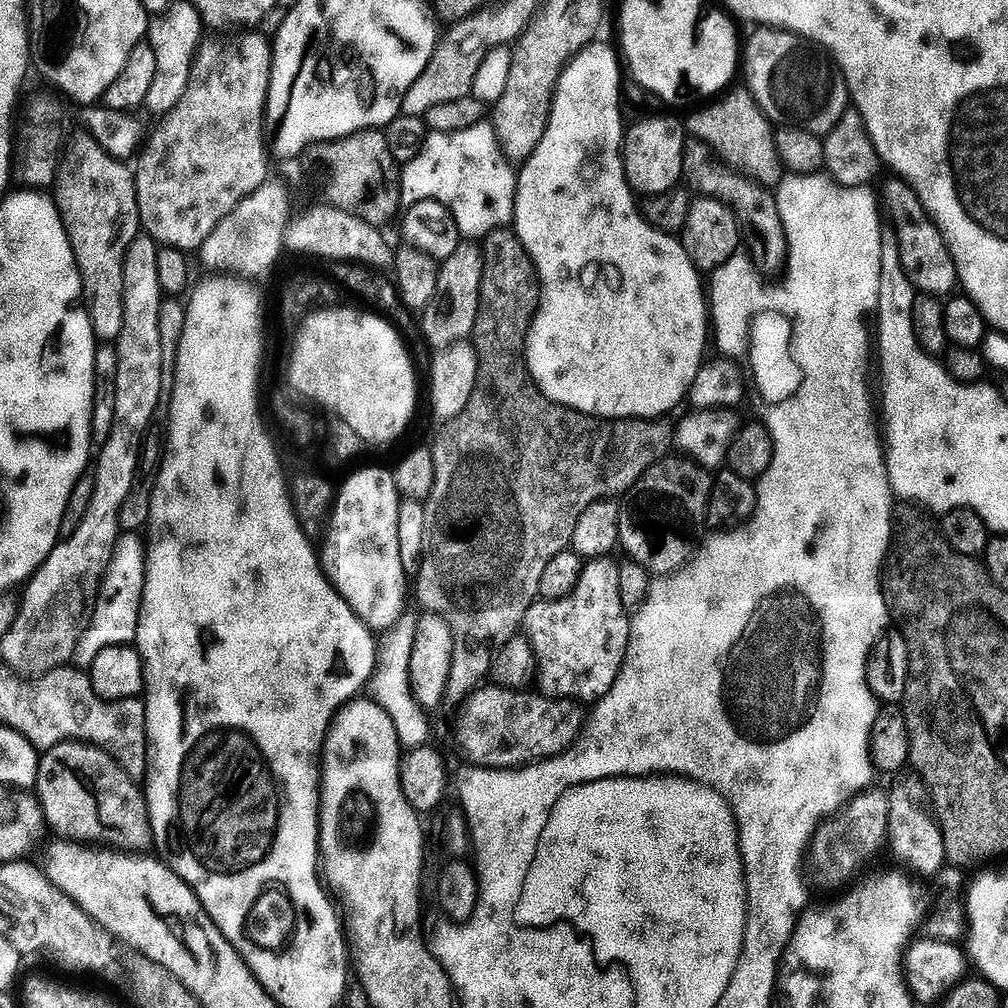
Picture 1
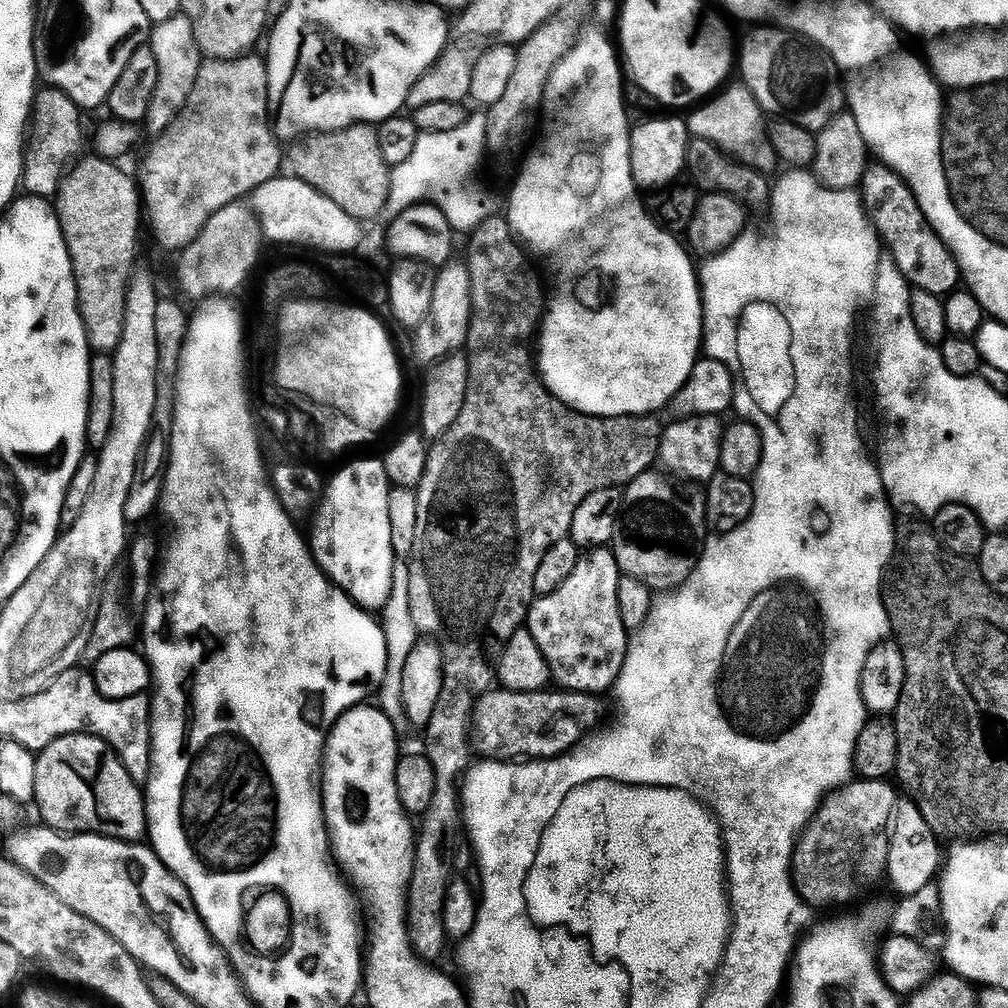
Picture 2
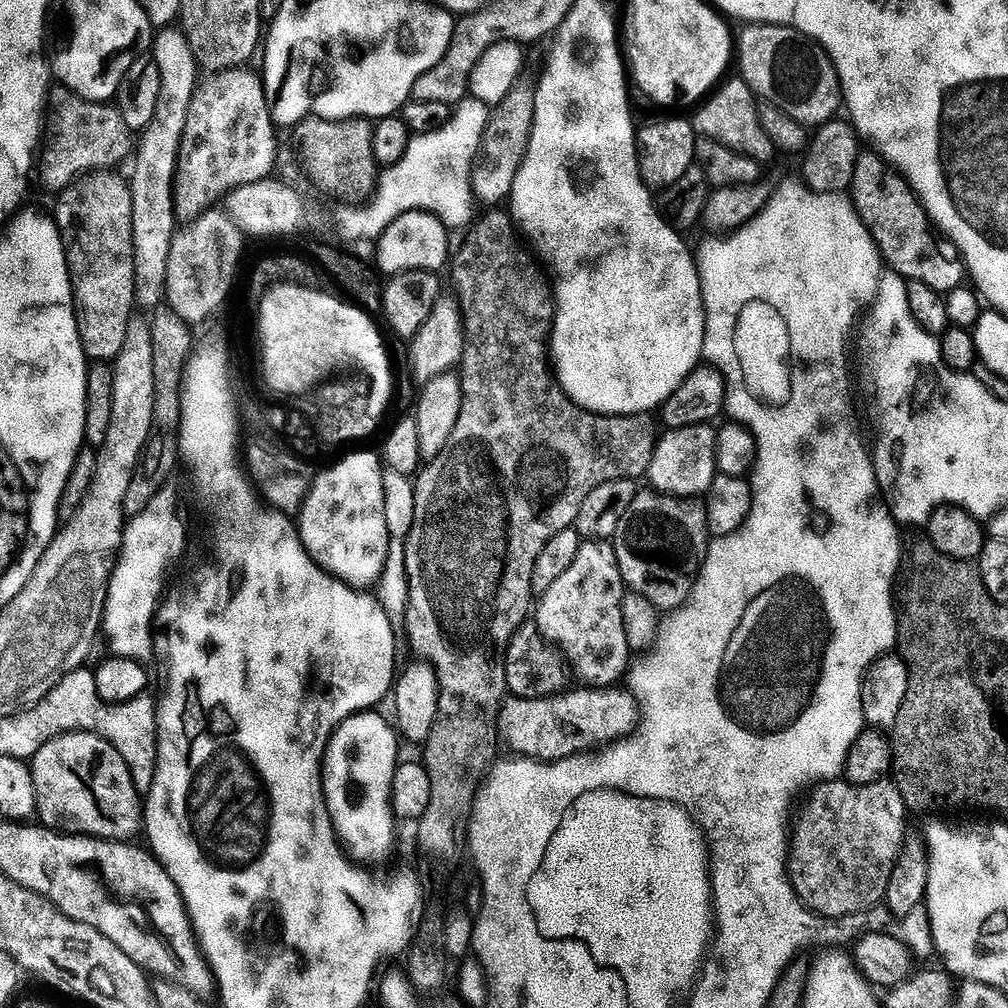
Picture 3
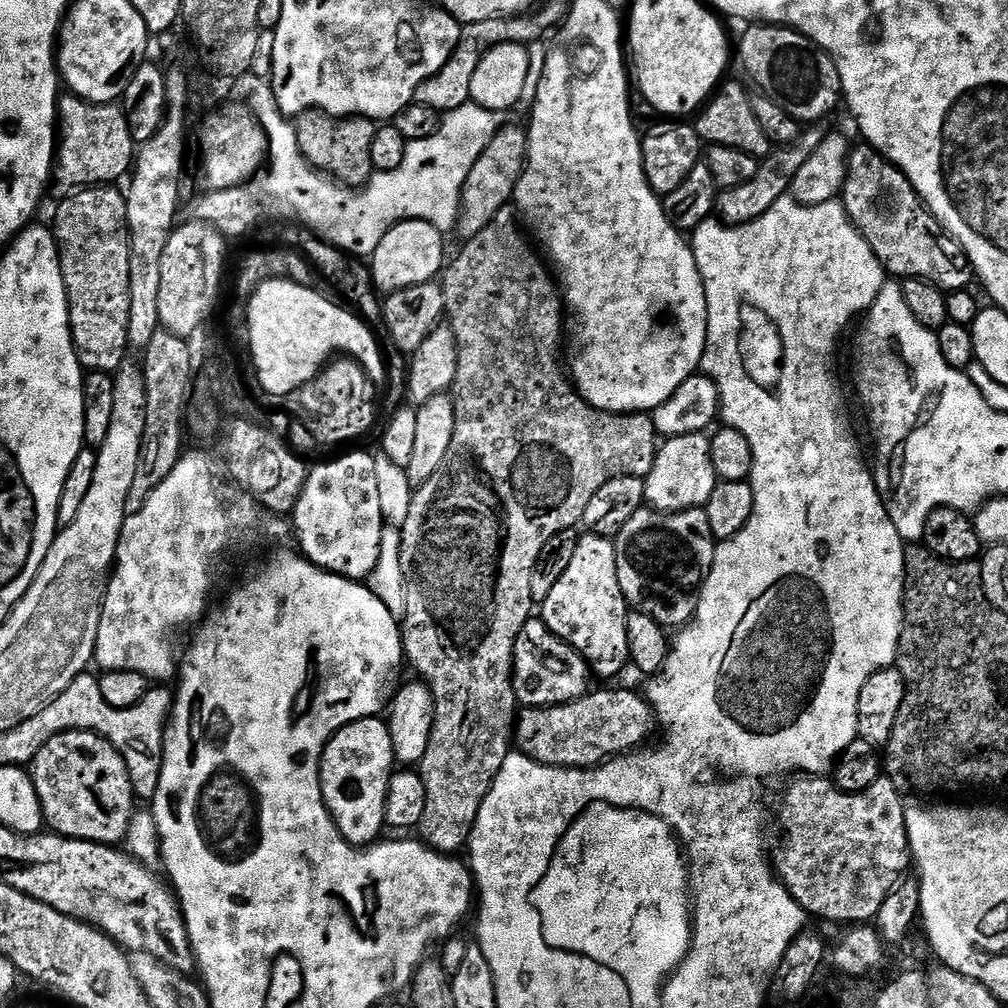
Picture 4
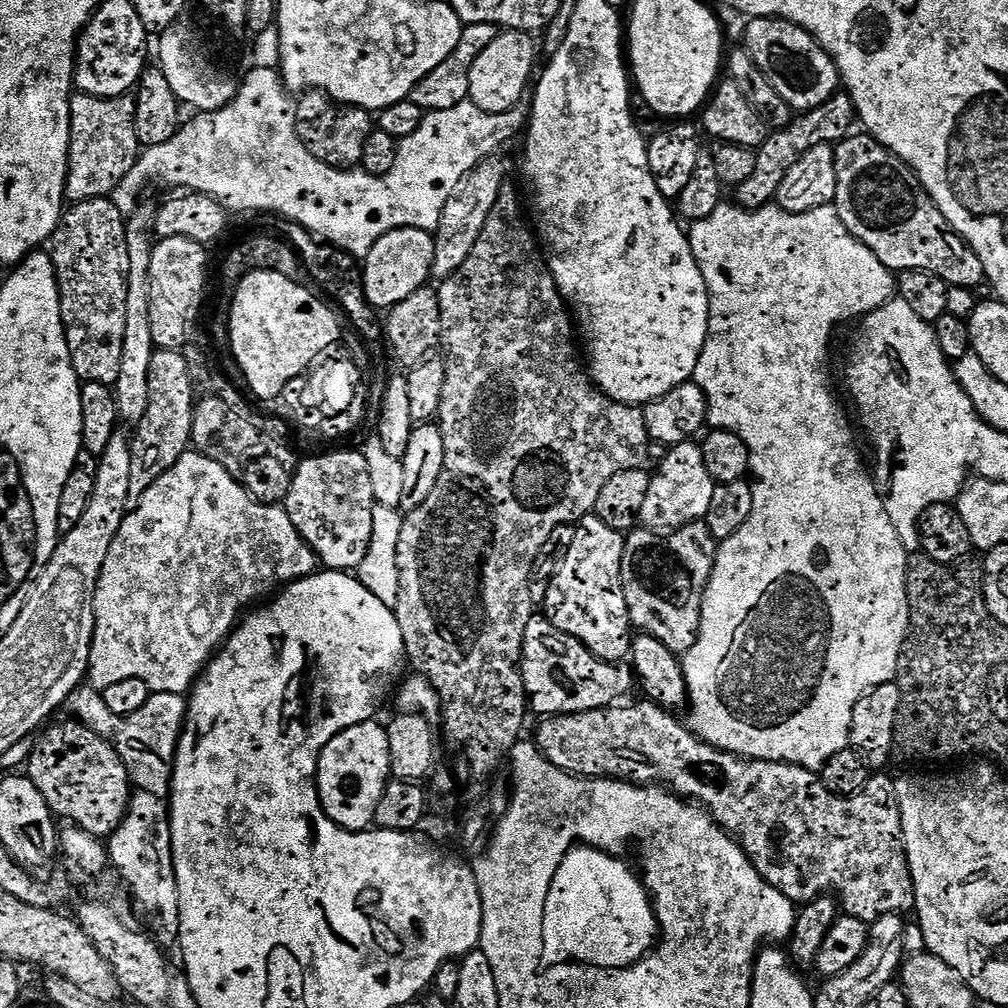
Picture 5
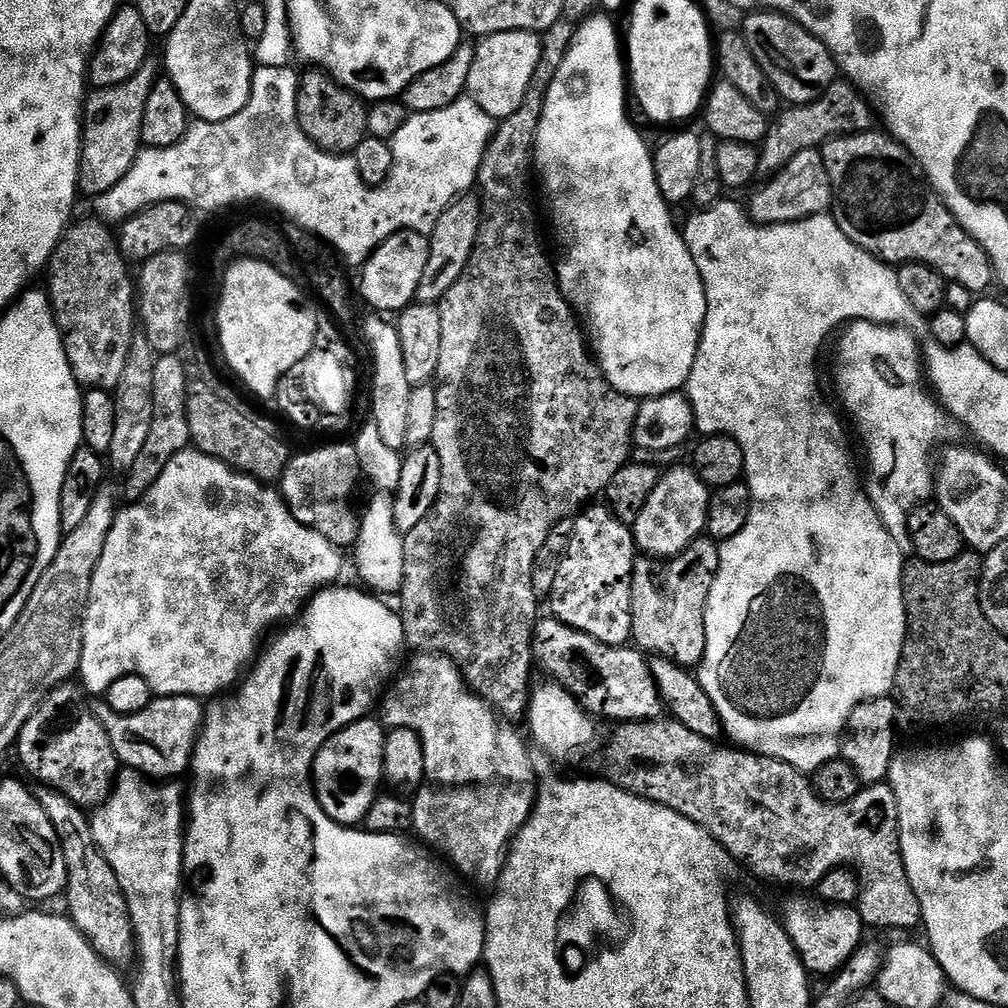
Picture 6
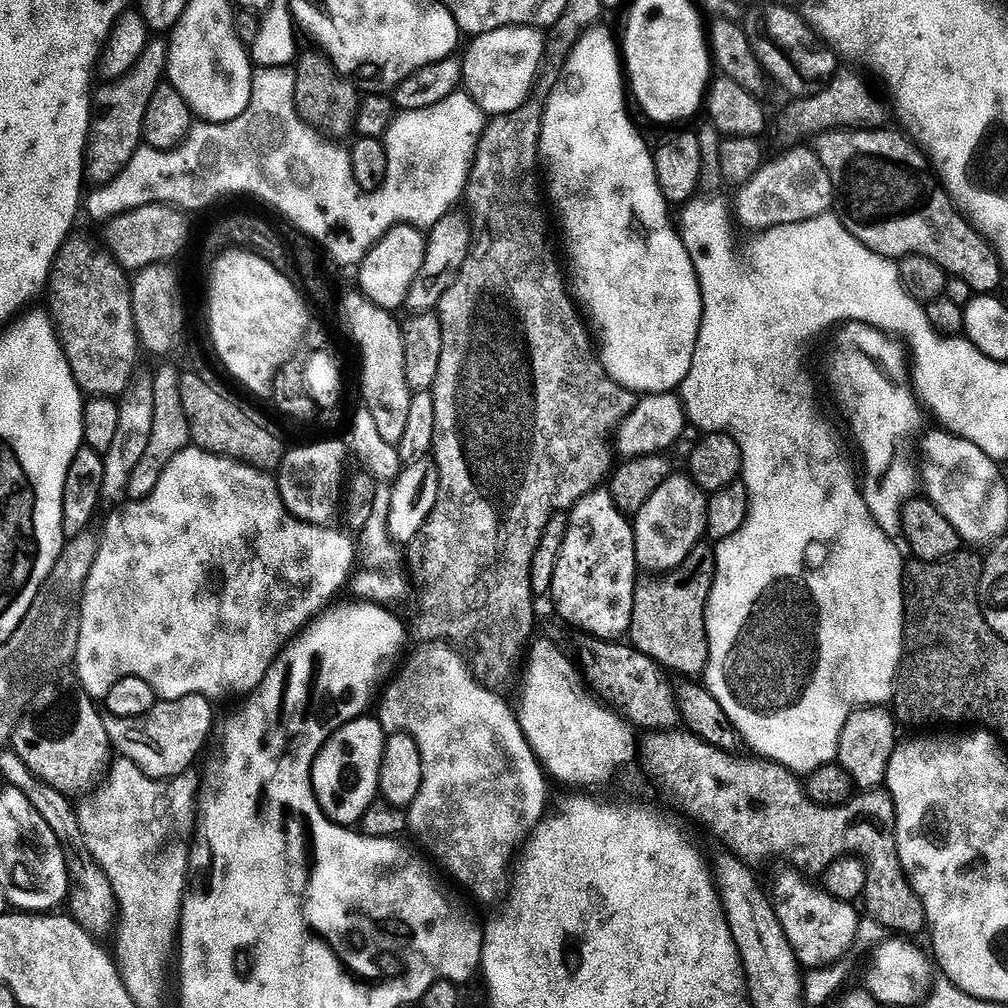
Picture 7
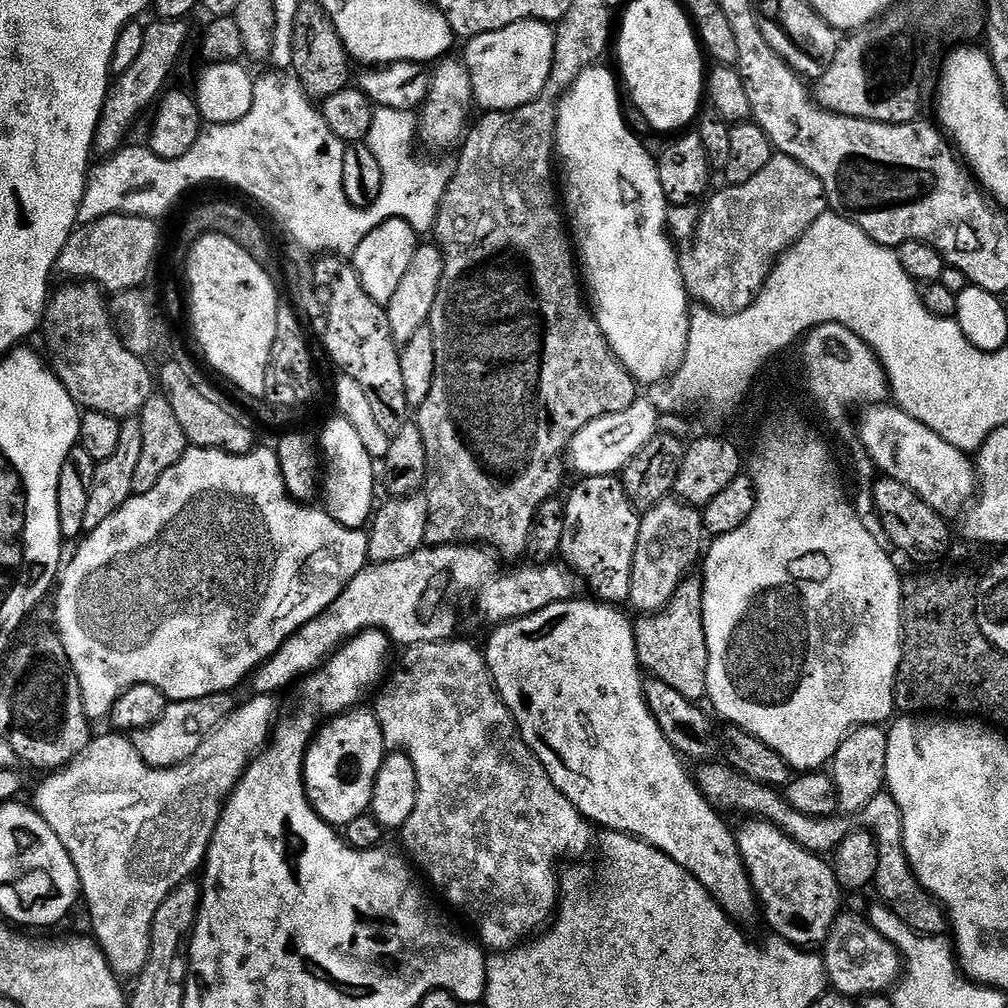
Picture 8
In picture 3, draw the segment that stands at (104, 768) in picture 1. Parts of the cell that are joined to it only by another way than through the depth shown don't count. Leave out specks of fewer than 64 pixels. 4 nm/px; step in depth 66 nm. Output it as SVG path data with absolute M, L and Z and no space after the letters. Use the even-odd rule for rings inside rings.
M67 732L65 736L46 742L42 750L32 757L30 767L36 791L36 816L44 827L63 834L123 842L131 841L131 836L141 831L141 793L134 786L122 754L118 754L118 750L114 750L114 746L110 746L110 742L101 736L93 736L90 732Z

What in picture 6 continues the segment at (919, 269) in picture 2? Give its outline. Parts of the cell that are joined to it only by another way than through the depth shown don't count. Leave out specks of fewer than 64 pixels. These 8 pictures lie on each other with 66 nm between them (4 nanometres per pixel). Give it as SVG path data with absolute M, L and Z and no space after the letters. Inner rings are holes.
M883 131L858 132L838 136L823 145L824 165L830 174L834 197L834 219L840 228L871 256L889 266L928 264L953 285L961 284L968 292L984 294L994 284L994 269L990 258L971 234L956 223L954 214L936 195L927 179L922 178L917 161L904 147Z

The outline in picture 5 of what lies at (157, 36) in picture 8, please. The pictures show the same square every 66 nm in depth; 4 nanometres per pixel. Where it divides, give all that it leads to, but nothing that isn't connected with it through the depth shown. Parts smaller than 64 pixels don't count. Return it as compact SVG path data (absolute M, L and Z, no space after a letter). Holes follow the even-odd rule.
M76 94L68 102L69 125L67 173L64 195L69 201L102 200L130 174L142 151L132 125L133 105L124 98L107 100L101 96Z

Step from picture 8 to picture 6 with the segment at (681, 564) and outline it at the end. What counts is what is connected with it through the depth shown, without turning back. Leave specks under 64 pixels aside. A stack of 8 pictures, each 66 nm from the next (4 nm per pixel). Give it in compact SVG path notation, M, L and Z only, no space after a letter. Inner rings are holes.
M695 467L672 468L657 479L640 518L634 525L636 546L641 553L648 553L663 560L680 555L692 541L708 527L708 497L710 489L702 482Z

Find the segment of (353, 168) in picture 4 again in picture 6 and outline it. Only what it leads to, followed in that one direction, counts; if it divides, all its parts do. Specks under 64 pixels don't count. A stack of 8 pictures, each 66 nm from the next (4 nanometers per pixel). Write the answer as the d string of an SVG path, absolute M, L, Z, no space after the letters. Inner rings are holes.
M308 70L308 73L305 71L301 75L300 88L296 91L296 120L300 123L300 129L325 152L351 154L356 151L358 142L368 135L368 108L362 103L361 97L349 88L342 87L323 70Z

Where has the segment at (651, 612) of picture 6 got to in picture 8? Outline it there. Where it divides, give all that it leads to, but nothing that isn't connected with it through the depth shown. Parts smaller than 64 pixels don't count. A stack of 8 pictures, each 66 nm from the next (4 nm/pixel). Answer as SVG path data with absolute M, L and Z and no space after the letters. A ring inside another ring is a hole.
M689 574L677 592L660 611L644 614L635 621L636 653L641 669L649 677L661 680L693 702L708 695L708 643L704 629L704 578Z

